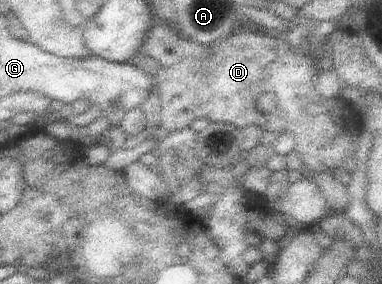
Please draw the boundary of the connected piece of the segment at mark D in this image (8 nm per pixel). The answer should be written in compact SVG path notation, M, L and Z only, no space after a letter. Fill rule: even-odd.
M172 20L166 24L153 24L148 31L142 46L139 48L138 56L141 59L151 61L151 69L155 72L155 85L160 101L159 126L167 133L190 127L191 122L201 117L208 123L230 123L237 129L243 129L249 124L260 126L265 131L271 131L280 135L290 134L293 138L293 148L296 156L300 158L304 169L312 172L319 172L323 175L329 174L333 168L343 170L349 177L356 168L354 153L356 152L359 135L356 130L348 130L348 122L344 120L342 108L344 104L338 102L339 97L334 100L326 100L318 96L314 90L314 80L318 69L316 68L316 54L309 45L302 43L298 50L288 46L284 37L268 36L258 32L230 32L225 37L216 39L210 46L196 48L196 56L206 54L208 57L184 60L184 39L185 36L174 26ZM266 92L274 94L274 108L262 114L256 109L256 98Z

